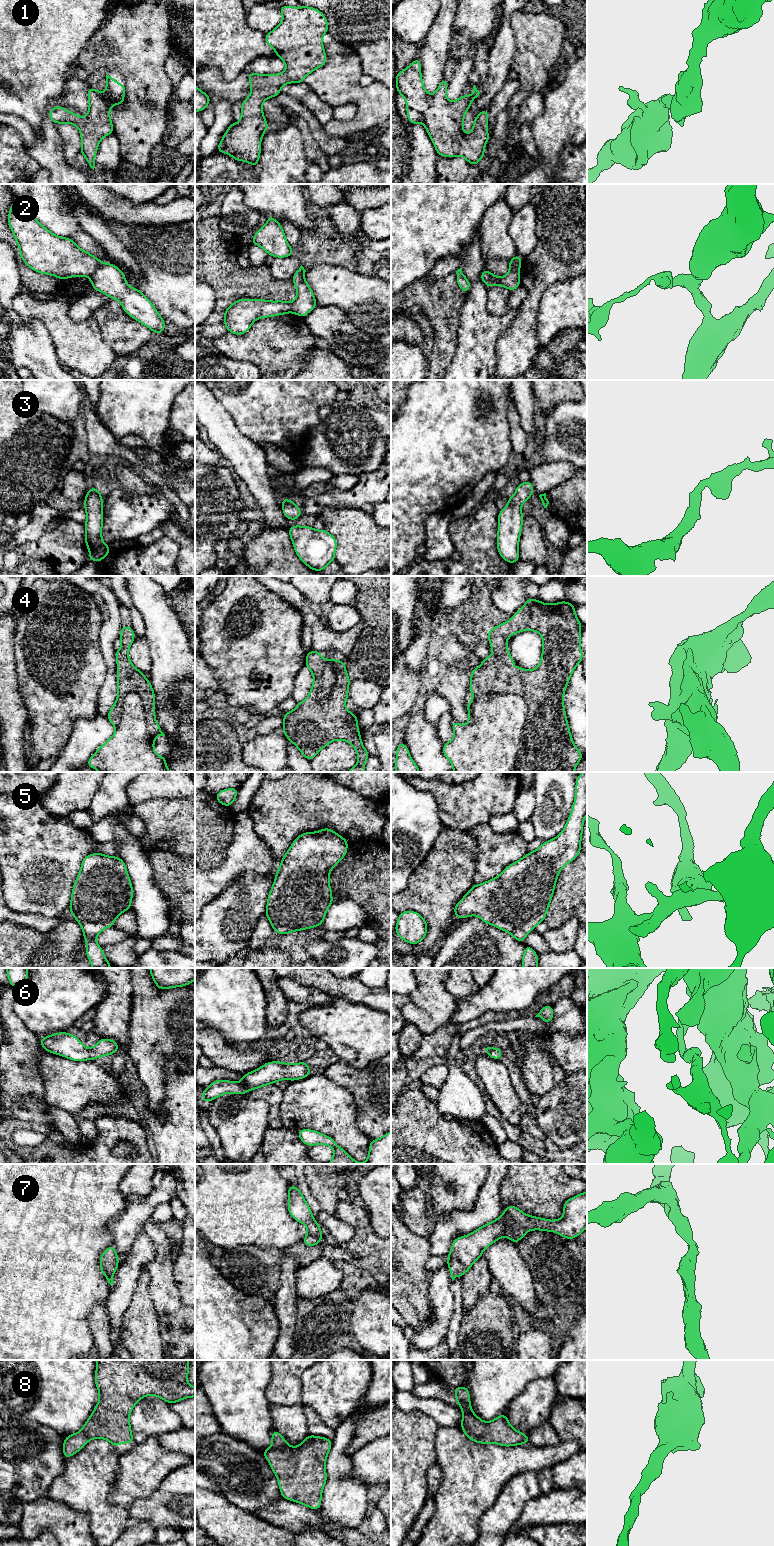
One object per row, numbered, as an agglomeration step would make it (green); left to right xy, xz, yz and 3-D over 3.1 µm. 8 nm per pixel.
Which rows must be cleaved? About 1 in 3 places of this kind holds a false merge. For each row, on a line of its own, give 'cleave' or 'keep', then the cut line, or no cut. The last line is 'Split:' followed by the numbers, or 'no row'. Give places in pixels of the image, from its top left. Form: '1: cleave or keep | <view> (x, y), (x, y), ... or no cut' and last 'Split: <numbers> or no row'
1: keep | no cut
2: cleave | xy (102, 263), (89, 277)
3: keep | no cut
4: cleave | yz (472, 700), (517, 694), (525, 702), (515, 769)
5: keep | no cut
6: keep | no cut
7: keep | no cut
8: keep | no cut
Split: 2, 4

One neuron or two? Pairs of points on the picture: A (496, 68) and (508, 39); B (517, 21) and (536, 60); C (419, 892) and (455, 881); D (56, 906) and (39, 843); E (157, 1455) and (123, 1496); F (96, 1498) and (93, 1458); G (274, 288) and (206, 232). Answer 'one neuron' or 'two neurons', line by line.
A: one neuron
B: one neuron
C: one neuron
D: one neuron
E: one neuron
F: one neuron
G: one neuron

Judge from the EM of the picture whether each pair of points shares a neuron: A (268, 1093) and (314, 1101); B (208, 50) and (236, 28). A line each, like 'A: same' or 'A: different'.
A: different
B: same

